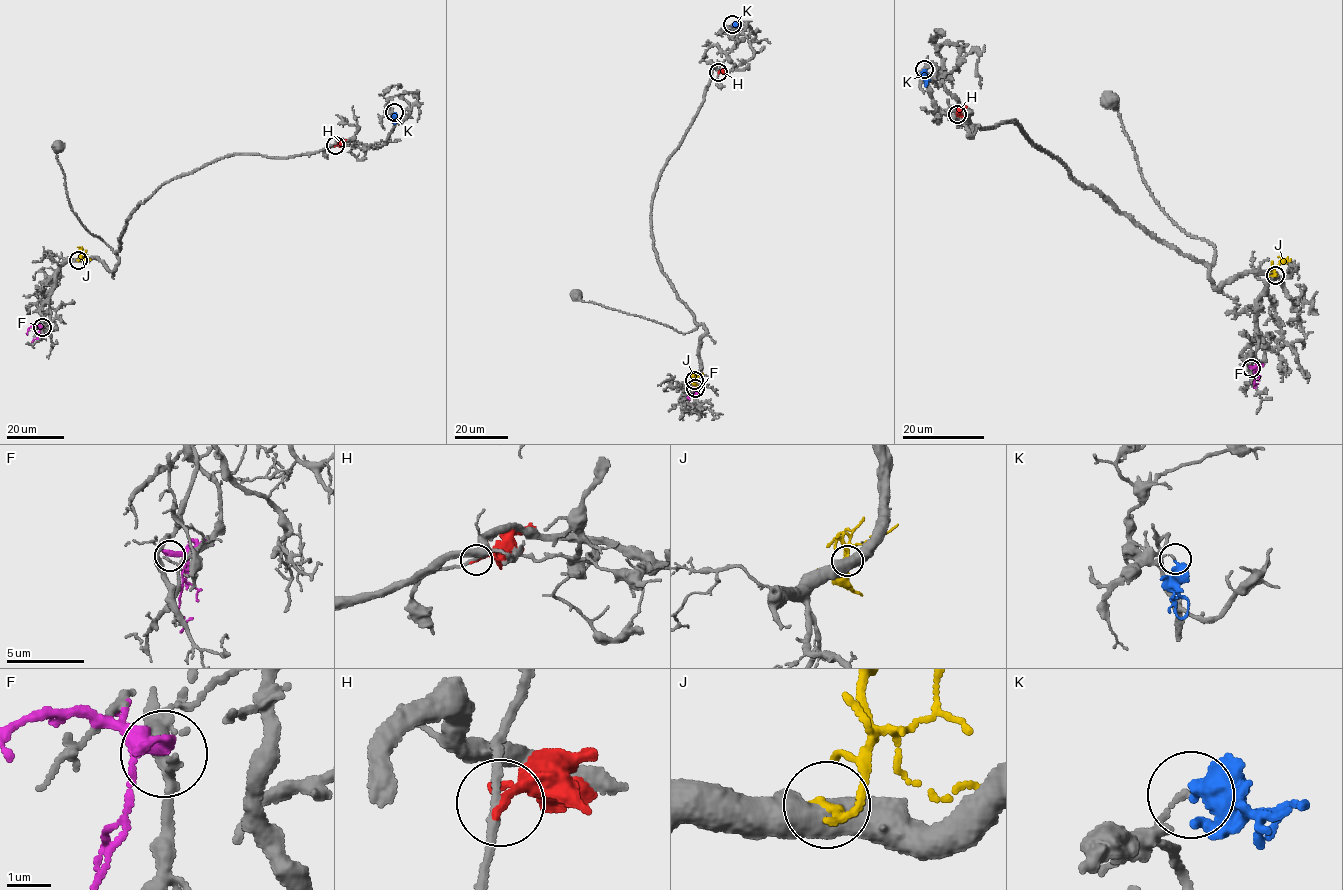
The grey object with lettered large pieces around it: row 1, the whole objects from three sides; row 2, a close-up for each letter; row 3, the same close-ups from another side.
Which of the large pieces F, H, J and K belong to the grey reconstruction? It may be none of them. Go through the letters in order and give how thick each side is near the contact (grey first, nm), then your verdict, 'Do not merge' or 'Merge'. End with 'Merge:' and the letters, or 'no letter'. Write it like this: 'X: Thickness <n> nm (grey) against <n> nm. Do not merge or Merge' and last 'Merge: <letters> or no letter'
F: Thickness 130 nm (grey) against 280 nm. Do not merge
H: Thickness 180 nm (grey) against 240 nm. Do not merge
J: Thickness 600 nm (grey) against 190 nm. Do not merge
K: Thickness 120 nm (grey) against 480 nm. Do not merge
Merge: no letter

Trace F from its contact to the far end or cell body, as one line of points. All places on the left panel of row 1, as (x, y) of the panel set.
F: (42, 327), (33, 325), (26, 334)

